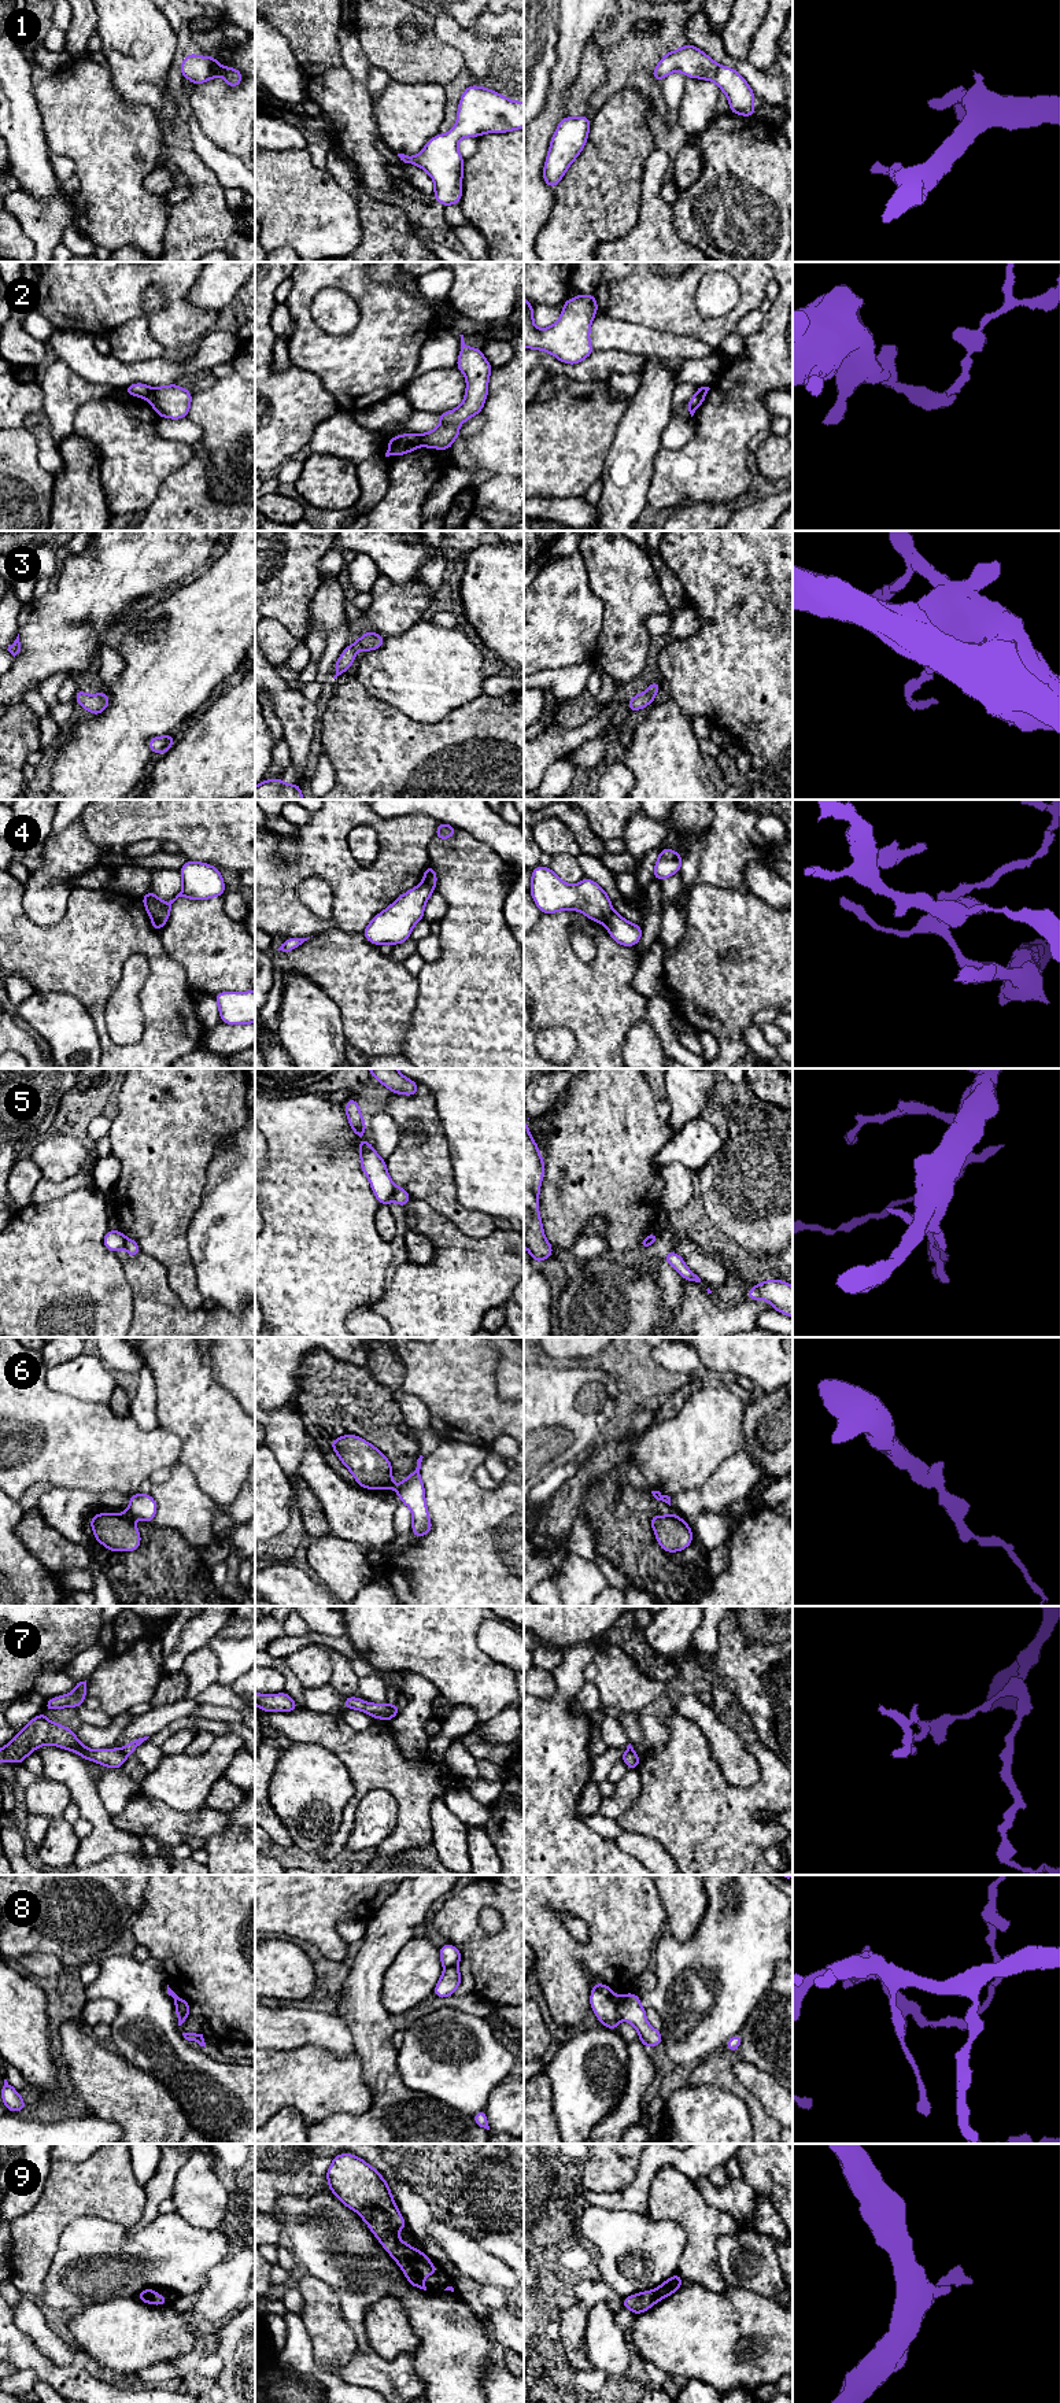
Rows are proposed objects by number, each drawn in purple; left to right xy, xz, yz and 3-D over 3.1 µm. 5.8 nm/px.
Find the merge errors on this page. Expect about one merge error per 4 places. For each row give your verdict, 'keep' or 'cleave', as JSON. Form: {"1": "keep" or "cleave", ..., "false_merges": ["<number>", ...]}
{"1": "keep", "2": "cleave", "3": "keep", "4": "cleave", "5": "cleave", "6": "cleave", "7": "cleave", "8": "cleave", "9": "keep", "false_merges": ["2", "4", "5", "6", "7", "8"]}

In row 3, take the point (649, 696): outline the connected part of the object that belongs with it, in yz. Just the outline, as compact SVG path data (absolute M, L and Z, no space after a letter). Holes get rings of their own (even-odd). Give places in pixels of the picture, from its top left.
M654 680L645 693L634 695L628 702L631 712L640 710L655 700L655 694L661 690L661 684Z

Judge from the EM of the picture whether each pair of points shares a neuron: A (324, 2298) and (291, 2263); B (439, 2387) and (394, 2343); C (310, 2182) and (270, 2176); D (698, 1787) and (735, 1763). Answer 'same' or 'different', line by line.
A: different
B: different
C: same
D: different

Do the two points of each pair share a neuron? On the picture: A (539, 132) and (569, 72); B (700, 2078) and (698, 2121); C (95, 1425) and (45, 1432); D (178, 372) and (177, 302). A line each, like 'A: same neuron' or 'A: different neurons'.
A: same neuron
B: different neurons
C: same neuron
D: different neurons

